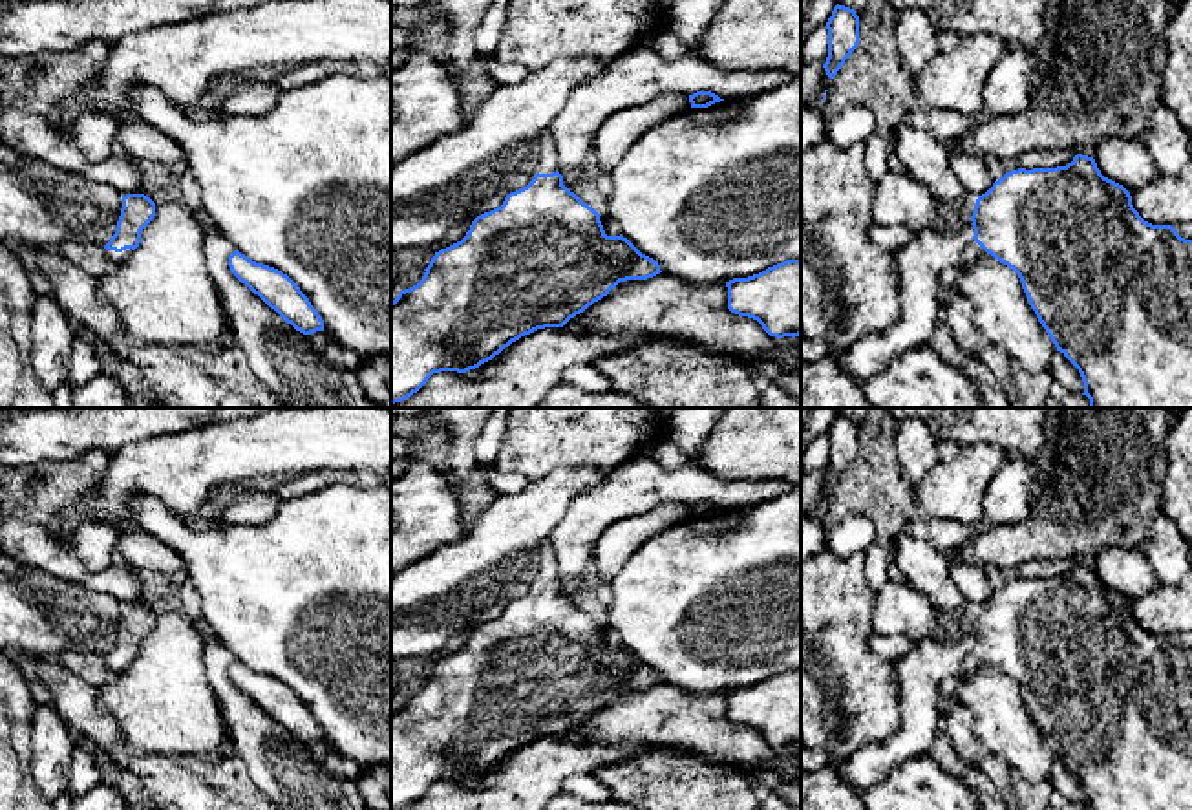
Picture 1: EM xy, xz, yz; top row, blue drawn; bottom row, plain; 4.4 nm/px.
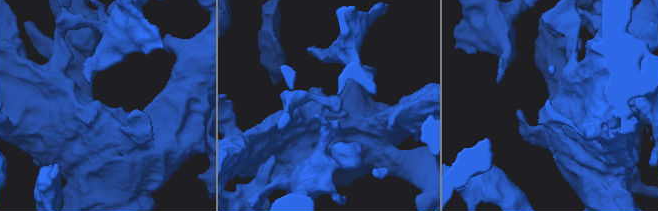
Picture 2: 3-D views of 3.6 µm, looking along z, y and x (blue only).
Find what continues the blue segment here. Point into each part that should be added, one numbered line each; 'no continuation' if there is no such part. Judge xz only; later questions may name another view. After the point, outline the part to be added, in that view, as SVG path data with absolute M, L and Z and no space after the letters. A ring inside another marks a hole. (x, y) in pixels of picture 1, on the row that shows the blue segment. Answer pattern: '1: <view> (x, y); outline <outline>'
no continuation

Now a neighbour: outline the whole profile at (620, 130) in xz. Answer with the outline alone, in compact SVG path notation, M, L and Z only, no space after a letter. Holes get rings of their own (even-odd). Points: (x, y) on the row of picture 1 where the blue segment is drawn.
M662 93L653 101L607 117L594 141L591 165L612 174L623 154L653 126L691 110L689 95Z

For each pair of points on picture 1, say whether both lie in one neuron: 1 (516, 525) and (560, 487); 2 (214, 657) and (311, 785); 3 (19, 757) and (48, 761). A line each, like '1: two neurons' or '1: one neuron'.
1: one neuron
2: one neuron
3: two neurons

